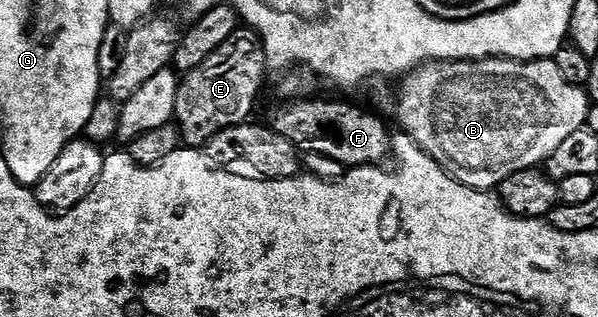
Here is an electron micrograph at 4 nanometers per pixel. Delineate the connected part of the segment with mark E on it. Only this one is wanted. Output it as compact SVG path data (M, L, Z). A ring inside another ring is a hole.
M233 36L222 44L215 54L210 55L201 66L187 71L180 78L180 87L176 97L175 125L178 127L180 137L189 147L200 148L208 143L218 132L247 123L252 114L252 105L260 94L260 62L262 66L262 46L255 37L240 38Z

